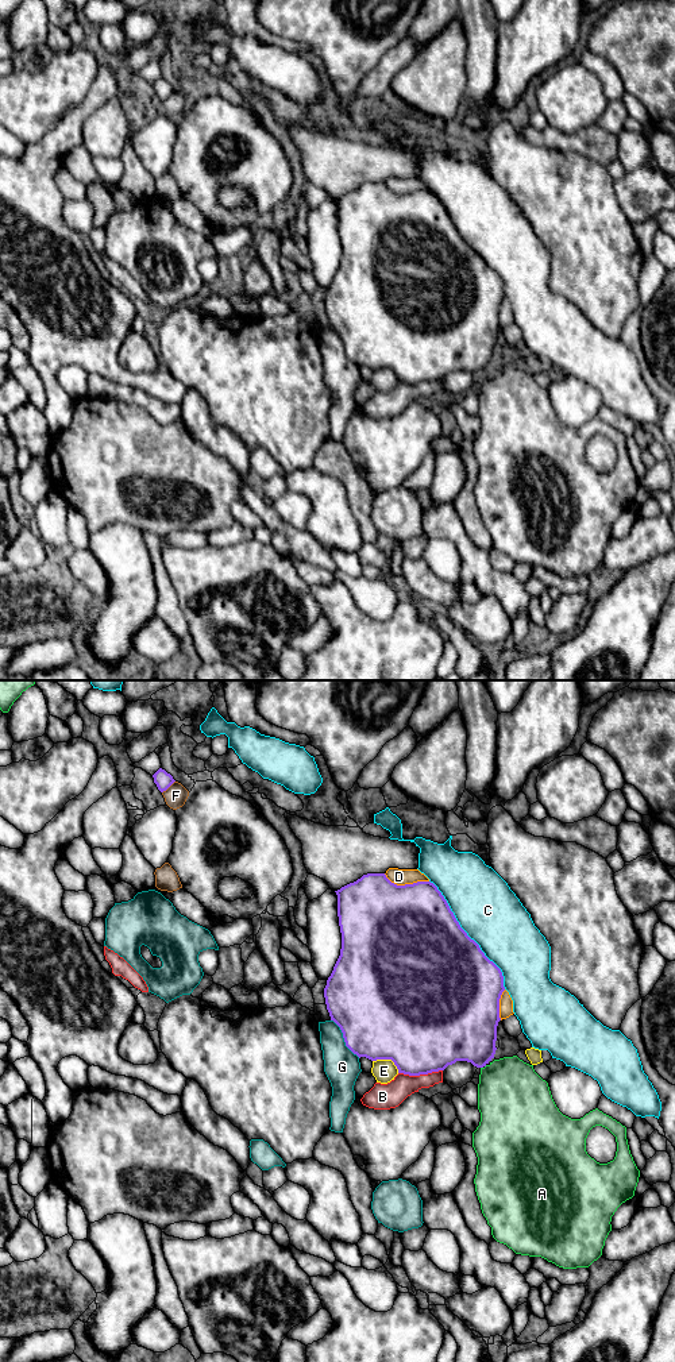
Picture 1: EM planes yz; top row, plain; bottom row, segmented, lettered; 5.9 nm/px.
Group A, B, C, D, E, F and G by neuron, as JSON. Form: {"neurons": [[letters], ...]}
{"neurons": [["A"], ["B"], ["C"], ["D"], ["E"], ["F"], ["G"]]}

